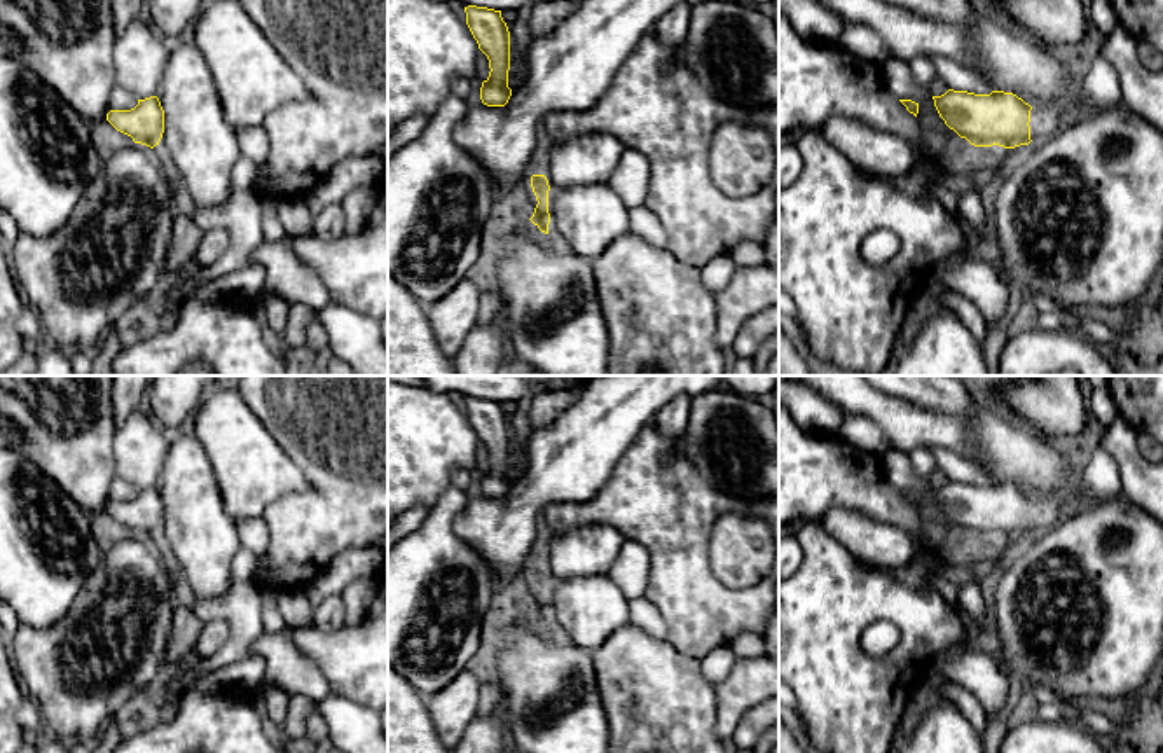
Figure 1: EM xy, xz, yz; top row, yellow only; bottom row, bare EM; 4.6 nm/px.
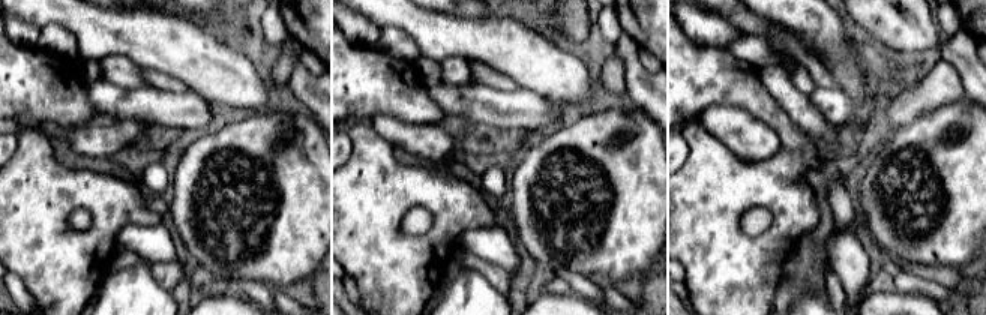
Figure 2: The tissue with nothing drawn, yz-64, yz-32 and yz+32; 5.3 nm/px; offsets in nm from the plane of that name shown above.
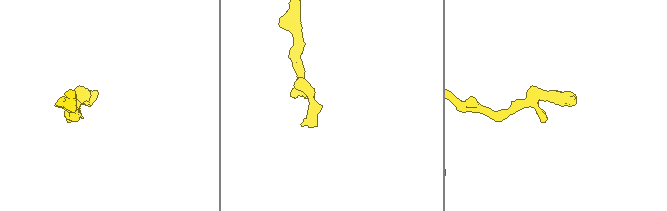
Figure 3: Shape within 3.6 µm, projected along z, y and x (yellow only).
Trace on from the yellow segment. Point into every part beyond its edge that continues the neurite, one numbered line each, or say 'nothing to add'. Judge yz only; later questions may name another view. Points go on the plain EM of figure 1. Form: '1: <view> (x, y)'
1: yz (1099, 481)

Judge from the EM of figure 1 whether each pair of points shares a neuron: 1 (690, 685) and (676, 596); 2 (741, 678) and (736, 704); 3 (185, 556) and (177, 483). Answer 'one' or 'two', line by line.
1: two
2: one
3: one

